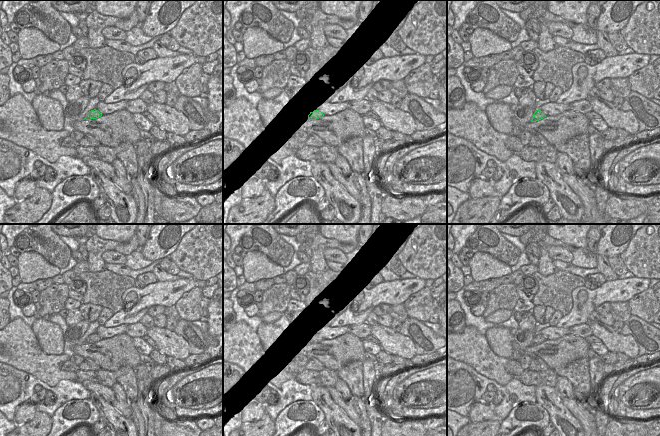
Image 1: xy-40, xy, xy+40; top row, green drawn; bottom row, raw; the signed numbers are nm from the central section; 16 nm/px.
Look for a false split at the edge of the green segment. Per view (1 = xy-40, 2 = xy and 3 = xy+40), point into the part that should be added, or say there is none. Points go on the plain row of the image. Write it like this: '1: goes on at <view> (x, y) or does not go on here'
1: does not go on here
2: does not go on here
3: does not go on here

